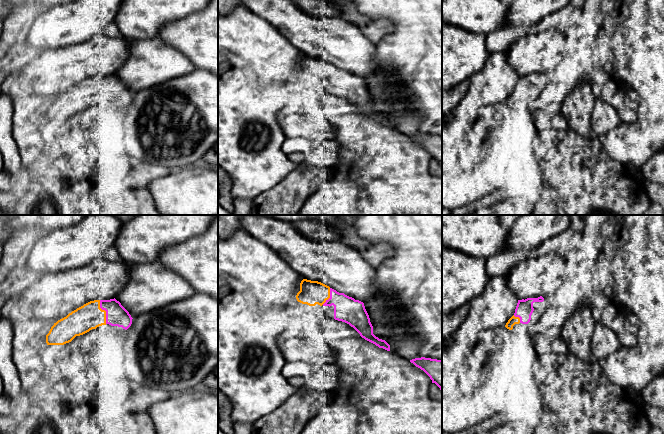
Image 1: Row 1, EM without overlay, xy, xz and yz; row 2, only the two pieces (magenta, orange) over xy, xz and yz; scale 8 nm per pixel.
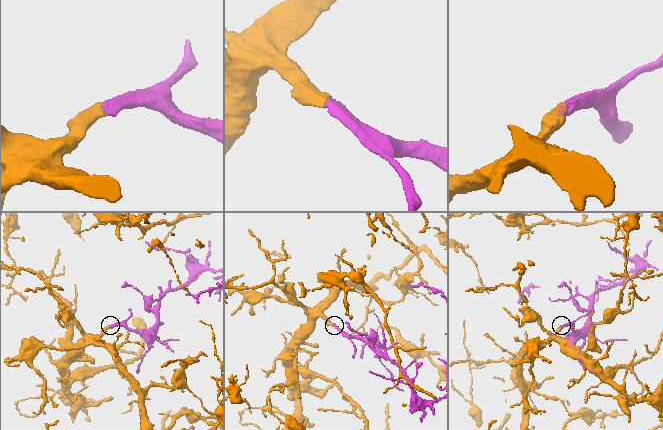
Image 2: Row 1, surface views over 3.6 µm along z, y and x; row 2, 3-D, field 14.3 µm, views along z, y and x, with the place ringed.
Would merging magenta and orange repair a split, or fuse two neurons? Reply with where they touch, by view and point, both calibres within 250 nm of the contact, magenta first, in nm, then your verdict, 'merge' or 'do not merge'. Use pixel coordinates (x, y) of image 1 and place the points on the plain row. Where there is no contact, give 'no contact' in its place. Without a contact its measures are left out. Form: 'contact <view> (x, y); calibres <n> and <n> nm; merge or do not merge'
contact xy (105, 86); calibres 180 and 200 nm; merge

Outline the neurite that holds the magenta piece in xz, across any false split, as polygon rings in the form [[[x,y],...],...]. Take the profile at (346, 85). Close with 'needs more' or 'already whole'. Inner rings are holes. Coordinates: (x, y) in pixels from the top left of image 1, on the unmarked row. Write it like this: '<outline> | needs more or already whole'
[[[307,55],[301,57],[296,75],[309,82],[318,80],[330,83],[333,81],[335,96],[349,100],[365,116],[390,127],[390,121],[373,110],[373,102],[363,78],[339,69],[321,58]]] | needs more

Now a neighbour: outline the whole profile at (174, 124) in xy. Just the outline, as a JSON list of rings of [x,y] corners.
[[[203,69],[140,90],[127,105],[124,119],[126,147],[140,162],[169,169],[201,164],[204,155],[218,145],[218,76]]]

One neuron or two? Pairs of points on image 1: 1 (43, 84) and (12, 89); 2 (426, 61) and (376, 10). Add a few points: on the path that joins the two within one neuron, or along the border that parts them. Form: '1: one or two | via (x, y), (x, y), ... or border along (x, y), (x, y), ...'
1: two | border along (33, 93), (42, 96)
2: one | via (423, 45), (392, 14)

